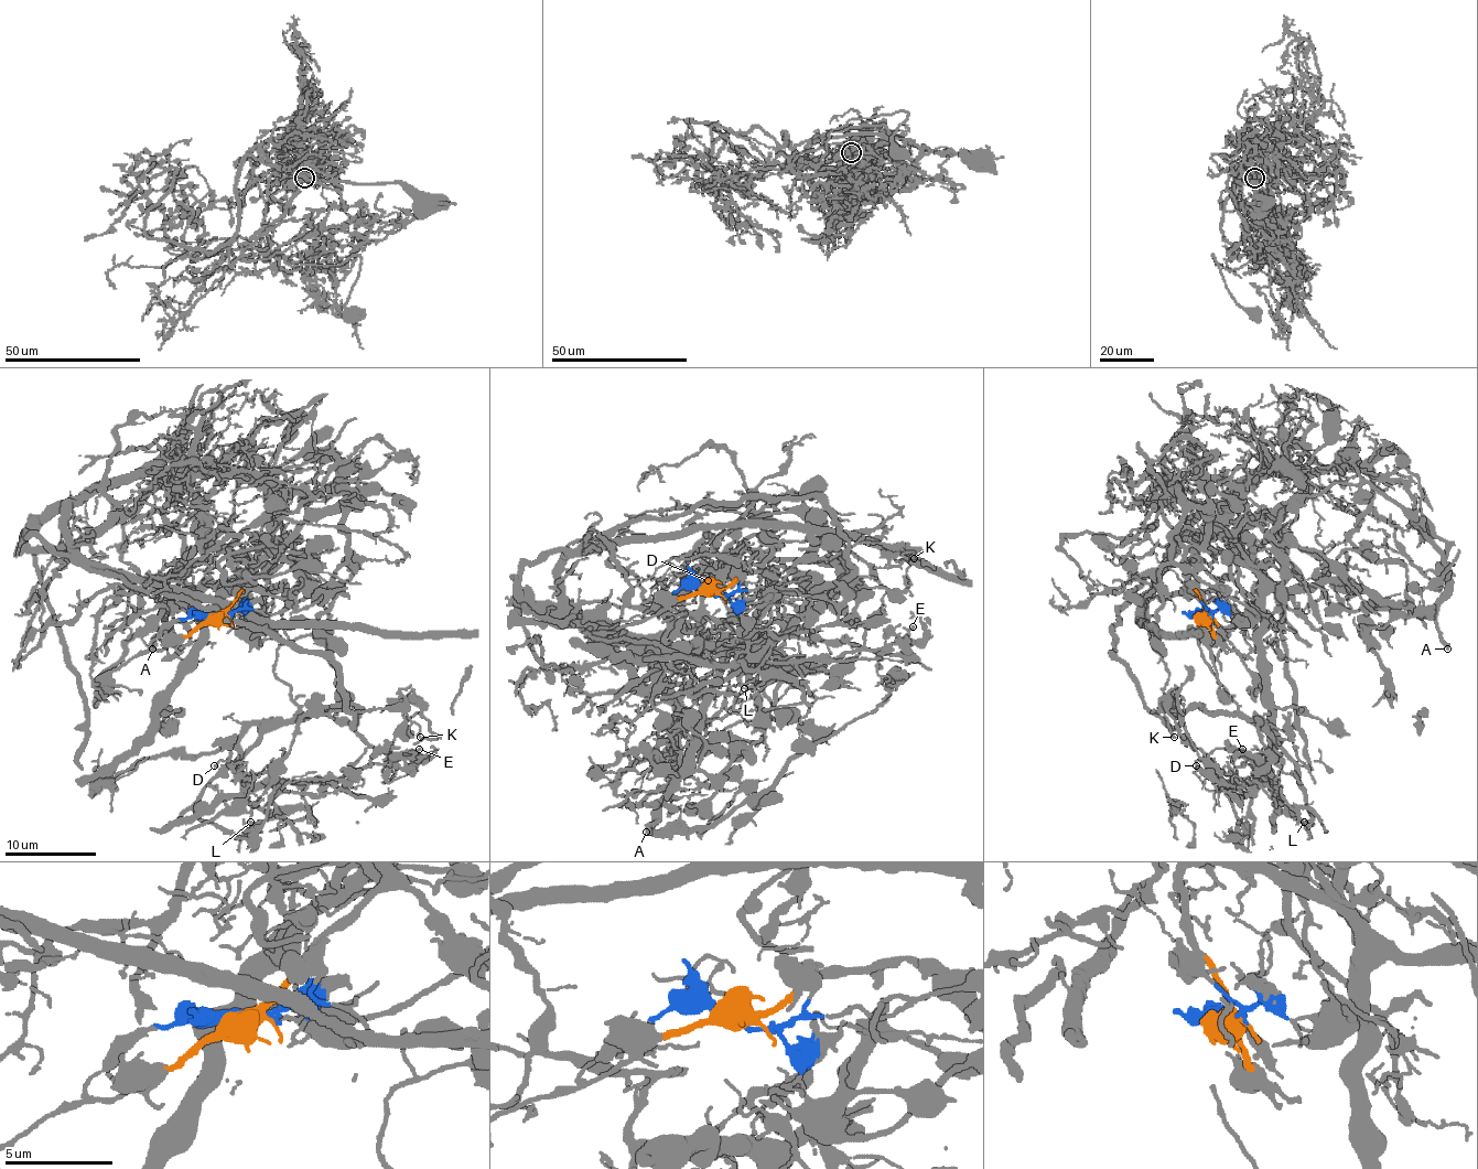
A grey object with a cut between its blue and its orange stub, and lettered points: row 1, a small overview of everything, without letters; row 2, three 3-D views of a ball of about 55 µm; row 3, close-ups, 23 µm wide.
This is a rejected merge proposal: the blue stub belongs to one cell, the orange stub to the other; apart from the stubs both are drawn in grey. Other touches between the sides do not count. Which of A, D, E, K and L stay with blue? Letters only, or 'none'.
D, E, K, L

